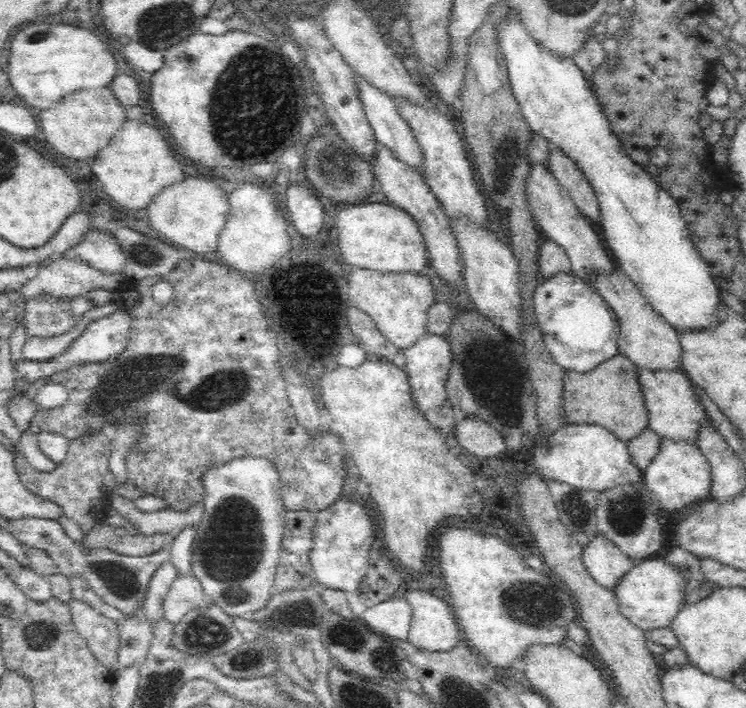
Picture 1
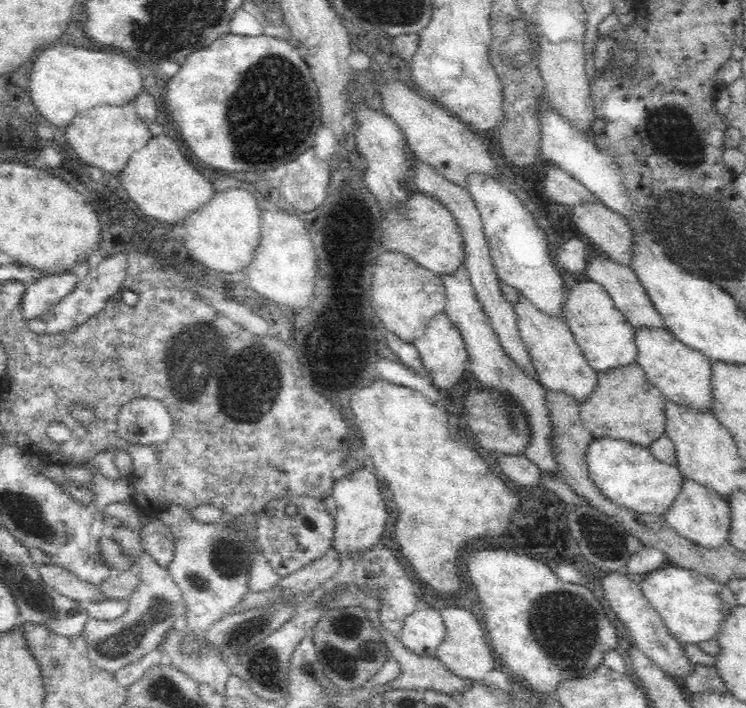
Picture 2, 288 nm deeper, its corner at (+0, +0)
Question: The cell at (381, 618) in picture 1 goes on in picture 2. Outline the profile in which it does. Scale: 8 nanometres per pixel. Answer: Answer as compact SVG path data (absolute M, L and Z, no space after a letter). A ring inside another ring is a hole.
M418 608L408 612L402 626L392 634L406 650L420 656L434 656L434 648L444 636L444 622L438 610Z

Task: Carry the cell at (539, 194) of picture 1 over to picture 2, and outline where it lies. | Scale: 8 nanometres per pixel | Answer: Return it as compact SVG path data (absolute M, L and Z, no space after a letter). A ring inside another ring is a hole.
M586 246L586 248L584 248L584 272L586 272L586 276L588 276L590 280L594 280L596 284L600 284L600 286L606 290L608 298L624 312L624 316L630 320L632 326L636 326L636 324L654 326L654 328L664 326L660 314L652 308L652 302L650 302L648 294L646 294L646 292L642 290L642 286L638 284L634 272L632 272L632 268L630 268L630 264L624 264L624 262L614 260L612 256L608 256L604 250L600 250L600 248L596 248L596 246Z

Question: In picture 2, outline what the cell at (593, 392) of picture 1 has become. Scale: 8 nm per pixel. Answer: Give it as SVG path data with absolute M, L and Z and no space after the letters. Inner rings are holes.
M632 362L622 368L598 372L594 388L580 400L576 398L576 404L580 408L580 420L584 428L594 438L628 440L630 444L640 444L648 448L664 434L666 426L666 416L662 408L664 400L666 400L664 392L648 380L644 368Z

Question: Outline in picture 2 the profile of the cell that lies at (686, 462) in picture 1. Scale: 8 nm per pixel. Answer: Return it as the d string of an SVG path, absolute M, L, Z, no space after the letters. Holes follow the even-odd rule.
M680 472L680 478L682 478L680 492L676 494L676 498L670 504L666 504L666 510L664 510L666 522L672 528L676 528L682 536L688 536L690 540L694 540L696 544L702 544L702 546L724 544L728 540L728 522L730 522L726 500L720 494L716 494L714 490L706 488L704 484L690 480L682 472Z

